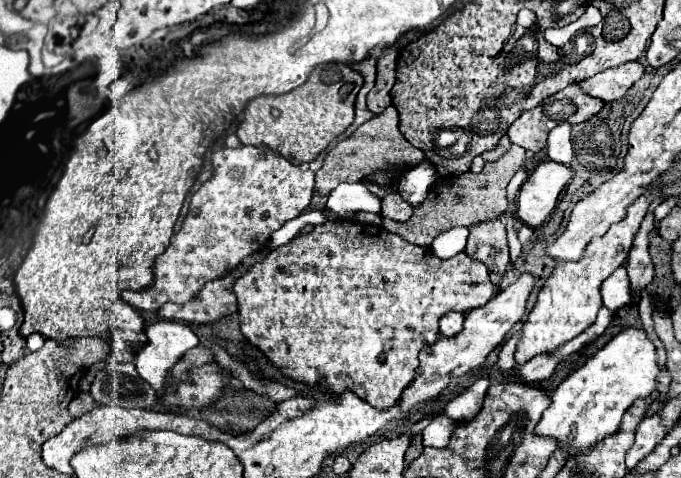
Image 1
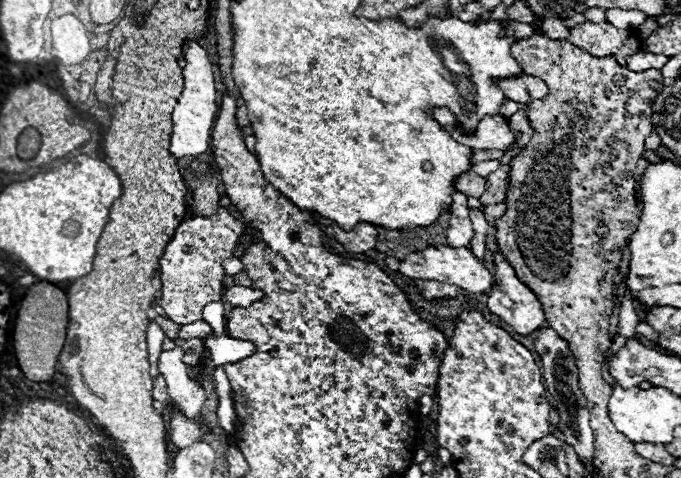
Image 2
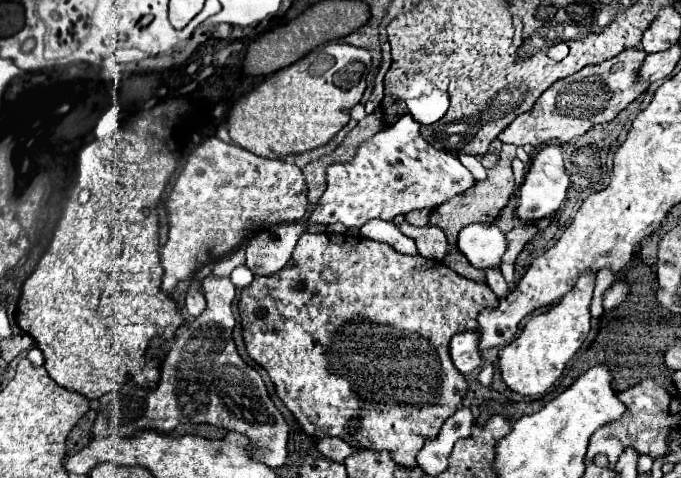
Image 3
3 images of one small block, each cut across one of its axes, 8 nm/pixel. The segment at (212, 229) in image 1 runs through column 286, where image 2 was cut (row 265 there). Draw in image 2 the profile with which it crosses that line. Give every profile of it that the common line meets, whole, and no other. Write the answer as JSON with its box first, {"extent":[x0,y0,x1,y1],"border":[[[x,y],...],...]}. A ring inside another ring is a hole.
{"extent":[158,208,246,324],"border":[[[218,208],[214,216],[194,216],[180,222],[160,258],[162,294],[158,304],[164,308],[170,320],[174,320],[176,324],[200,320],[202,310],[208,302],[222,300],[222,262],[232,256],[232,248],[246,234],[246,226],[230,216],[226,208]]]}

